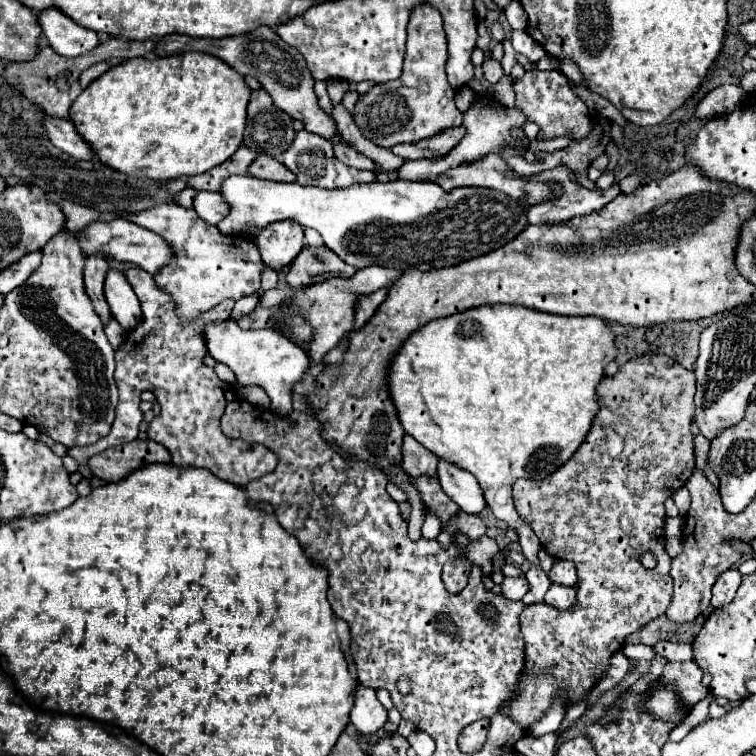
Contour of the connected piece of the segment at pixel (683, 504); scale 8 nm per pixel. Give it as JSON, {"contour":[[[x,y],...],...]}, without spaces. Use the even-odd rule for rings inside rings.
{"contour":[[[679,489],[679,491],[673,495],[673,501],[675,501],[675,505],[679,507],[679,513],[687,513],[689,503],[691,503],[689,491],[687,491],[687,489]]]}

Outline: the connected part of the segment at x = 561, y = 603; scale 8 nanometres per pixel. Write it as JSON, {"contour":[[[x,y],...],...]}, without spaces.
{"contour":[[[551,585],[549,591],[545,593],[545,603],[555,607],[555,609],[565,609],[573,607],[575,603],[575,587],[565,587],[565,585]]]}

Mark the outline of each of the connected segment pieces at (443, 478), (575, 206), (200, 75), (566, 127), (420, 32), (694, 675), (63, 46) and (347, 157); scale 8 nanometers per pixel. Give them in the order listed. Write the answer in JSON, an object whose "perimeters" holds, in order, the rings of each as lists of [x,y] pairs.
{"perimeters":[[[[439,461],[437,479],[439,479],[445,495],[451,501],[455,501],[463,513],[479,515],[487,507],[483,491],[471,473],[463,471],[447,461]]],[[[555,167],[531,176],[539,182],[556,181],[563,183],[563,197],[553,199],[551,203],[541,203],[529,207],[527,217],[531,225],[541,223],[559,223],[567,221],[575,215],[587,215],[603,209],[609,201],[619,195],[619,185],[611,185],[609,189],[585,189],[569,179],[569,171],[565,167]]],[[[213,55],[129,59],[95,79],[73,101],[69,117],[103,165],[133,177],[171,181],[201,175],[239,149],[249,95],[245,79]]],[[[531,69],[519,81],[515,81],[513,87],[515,87],[515,93],[517,93],[515,105],[525,111],[529,121],[539,125],[539,129],[541,129],[539,137],[541,139],[555,139],[555,137],[561,137],[565,133],[571,133],[575,137],[575,141],[579,141],[579,139],[587,137],[587,133],[591,131],[593,121],[591,121],[589,109],[571,91],[571,83],[563,73]]],[[[421,5],[413,11],[409,21],[405,71],[397,81],[373,85],[355,103],[353,115],[363,137],[391,149],[397,143],[415,143],[437,135],[445,127],[457,127],[463,123],[463,113],[455,107],[455,89],[447,83],[447,39],[443,33],[443,21],[437,9]]],[[[673,661],[667,663],[663,675],[655,683],[655,687],[665,687],[675,693],[679,707],[683,713],[689,713],[695,703],[707,697],[707,689],[701,685],[703,671],[695,661]]],[[[45,9],[37,17],[51,47],[63,57],[77,57],[99,45],[99,35],[95,31],[73,23],[73,19],[65,19],[57,9]]],[[[341,141],[333,143],[333,147],[335,147],[335,157],[337,157],[341,163],[345,163],[347,167],[355,167],[355,169],[367,169],[367,171],[373,171],[375,163],[373,163],[369,157],[361,155],[359,151],[355,151],[353,147],[349,147],[349,145],[341,143]]]]}

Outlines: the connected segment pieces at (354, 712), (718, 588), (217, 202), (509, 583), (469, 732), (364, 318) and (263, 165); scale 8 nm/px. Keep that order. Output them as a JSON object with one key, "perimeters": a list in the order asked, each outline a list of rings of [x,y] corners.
{"perimeters":[[[[355,687],[355,703],[351,709],[351,723],[359,733],[371,735],[383,727],[387,721],[387,709],[375,697],[375,689],[371,687]]],[[[733,567],[733,569],[727,569],[719,579],[717,583],[713,585],[713,599],[711,599],[711,605],[713,607],[723,607],[727,603],[731,603],[735,599],[735,593],[741,585],[741,573]]],[[[199,191],[193,201],[193,209],[207,223],[219,223],[229,215],[229,205],[225,203],[223,195],[215,191]]],[[[505,577],[501,581],[501,595],[505,599],[513,599],[513,601],[523,599],[527,589],[529,589],[529,583],[525,577]]],[[[479,719],[473,721],[469,727],[465,727],[465,731],[461,731],[461,739],[459,739],[459,747],[465,753],[475,753],[483,747],[485,737],[489,731],[489,719]]],[[[387,289],[375,291],[373,295],[360,296],[355,304],[354,330],[360,330],[377,311],[377,307],[385,301]]],[[[259,155],[249,167],[249,175],[257,177],[257,179],[281,181],[281,183],[295,181],[295,175],[289,173],[283,163],[279,163],[275,157],[269,157],[269,155]]]]}

